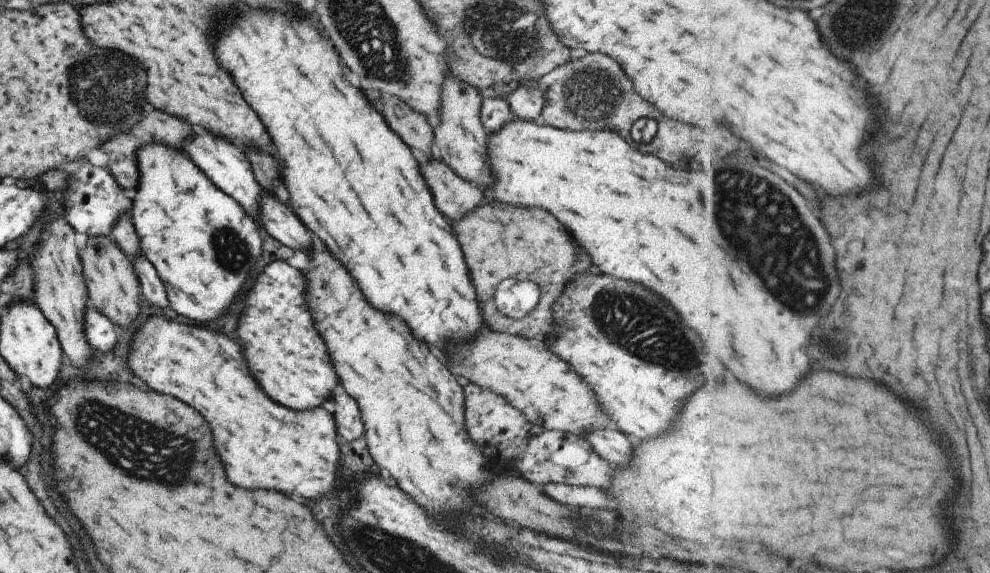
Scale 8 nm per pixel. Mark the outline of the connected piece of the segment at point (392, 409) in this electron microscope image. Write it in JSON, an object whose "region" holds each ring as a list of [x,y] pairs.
{"region":[[[323,248],[323,250],[315,250],[315,252],[308,252],[306,256],[309,262],[307,262],[307,272],[303,272],[303,278],[305,278],[305,306],[307,306],[307,310],[309,310],[311,318],[313,318],[313,324],[315,324],[317,334],[321,336],[321,340],[323,340],[323,344],[325,344],[325,348],[327,348],[329,360],[331,360],[331,364],[333,364],[333,370],[335,370],[335,374],[337,374],[337,378],[339,378],[343,390],[345,390],[345,392],[357,402],[357,406],[359,406],[361,422],[363,422],[363,438],[365,438],[365,442],[367,442],[367,450],[374,460],[374,463],[379,466],[379,468],[385,468],[385,470],[389,472],[389,476],[395,480],[395,484],[397,484],[405,494],[413,496],[413,500],[417,500],[417,504],[421,504],[423,508],[429,508],[429,512],[441,512],[441,516],[447,518],[447,516],[451,516],[453,508],[455,508],[457,512],[459,512],[459,510],[467,510],[469,504],[471,504],[471,500],[467,498],[467,492],[469,492],[471,488],[477,488],[479,484],[483,484],[483,482],[487,480],[487,476],[485,476],[483,470],[481,470],[485,458],[477,452],[477,448],[473,448],[473,444],[469,444],[469,438],[467,438],[467,434],[465,434],[465,430],[463,430],[463,392],[461,392],[459,384],[457,384],[453,378],[449,378],[451,372],[445,368],[445,364],[441,364],[441,362],[429,352],[429,348],[427,348],[423,342],[415,340],[415,338],[411,336],[409,328],[407,328],[397,316],[379,312],[379,310],[371,308],[369,304],[365,304],[365,298],[361,296],[361,292],[359,292],[355,280],[347,274],[347,270],[341,266],[341,262],[337,262],[335,256],[331,256],[325,248]]]}

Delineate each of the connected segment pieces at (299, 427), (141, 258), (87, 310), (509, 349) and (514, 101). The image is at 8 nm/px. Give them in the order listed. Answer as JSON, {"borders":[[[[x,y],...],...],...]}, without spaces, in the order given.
{"borders":[[[[149,315],[135,329],[125,358],[130,372],[143,380],[151,390],[171,394],[197,410],[209,424],[213,448],[231,484],[247,490],[265,488],[285,494],[297,494],[305,500],[327,496],[337,484],[339,448],[335,442],[335,421],[327,406],[319,405],[305,412],[287,410],[271,402],[245,372],[245,360],[239,346],[221,332],[213,332],[201,326],[187,326],[161,315]]],[[[139,253],[130,259],[130,263],[134,268],[143,300],[159,308],[168,306],[163,285],[147,257],[143,253]]],[[[91,304],[84,308],[82,327],[92,350],[104,353],[115,346],[117,338],[112,322],[104,314],[91,308]]],[[[483,328],[475,334],[475,338],[445,344],[445,360],[453,374],[475,382],[479,388],[503,394],[503,398],[531,424],[535,418],[535,424],[545,430],[581,434],[585,428],[603,428],[609,422],[590,388],[579,380],[566,362],[547,348],[541,335],[525,340],[521,336],[509,336]]],[[[516,85],[504,88],[506,103],[514,117],[520,119],[538,121],[543,106],[542,91],[535,86]]]]}

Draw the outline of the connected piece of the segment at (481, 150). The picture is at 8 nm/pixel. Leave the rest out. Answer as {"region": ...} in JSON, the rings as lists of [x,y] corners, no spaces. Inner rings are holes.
{"region":[[[451,74],[444,76],[440,90],[440,109],[431,125],[433,149],[458,177],[479,188],[489,186],[492,175],[486,163],[486,132],[480,119],[480,96],[473,85],[461,82]]]}

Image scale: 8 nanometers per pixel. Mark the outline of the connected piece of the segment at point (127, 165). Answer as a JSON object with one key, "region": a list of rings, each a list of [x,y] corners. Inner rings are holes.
{"region":[[[147,110],[141,114],[141,118],[136,120],[125,132],[115,133],[109,137],[105,142],[100,144],[100,149],[107,154],[107,170],[113,177],[113,180],[121,188],[135,188],[138,179],[136,160],[134,159],[134,152],[142,144],[145,143],[163,143],[169,145],[171,148],[181,150],[180,142],[185,137],[190,137],[193,134],[191,128],[183,122],[179,122],[173,116],[167,116],[165,112],[159,110]]]}

